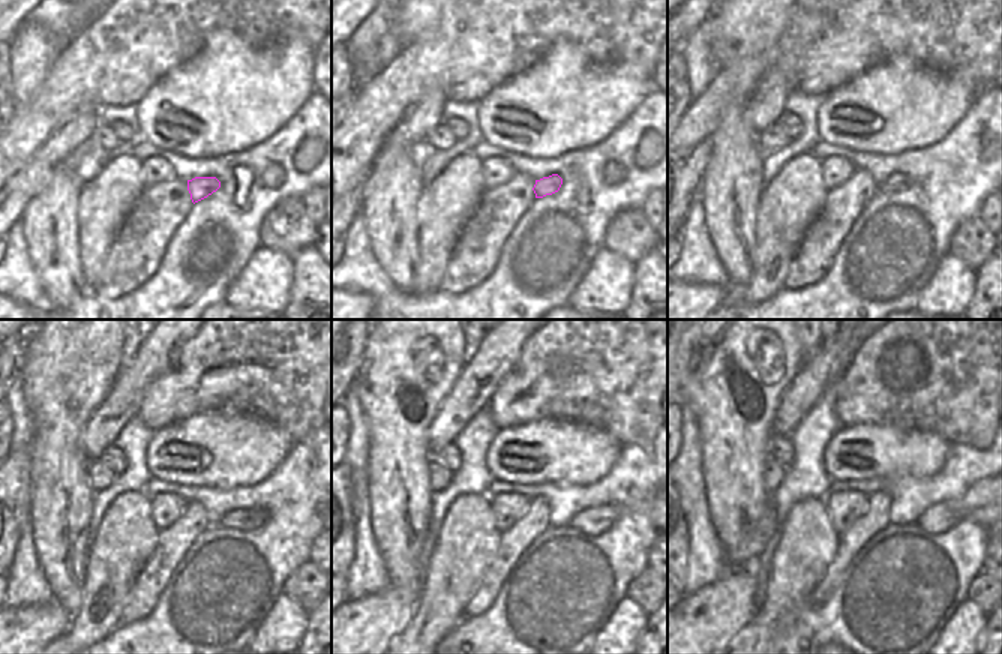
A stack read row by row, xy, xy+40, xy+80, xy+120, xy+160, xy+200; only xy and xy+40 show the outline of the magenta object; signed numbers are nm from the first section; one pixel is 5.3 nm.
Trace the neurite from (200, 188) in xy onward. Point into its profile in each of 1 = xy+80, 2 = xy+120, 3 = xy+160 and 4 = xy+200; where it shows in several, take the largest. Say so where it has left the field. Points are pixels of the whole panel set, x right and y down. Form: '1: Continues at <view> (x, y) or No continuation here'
1: Continues at xy+80 (896, 182)
2: Continues at xy+120 (239, 519)
3: Continues at xy+160 (594, 521)
4: Continues at xy+200 (972, 506)

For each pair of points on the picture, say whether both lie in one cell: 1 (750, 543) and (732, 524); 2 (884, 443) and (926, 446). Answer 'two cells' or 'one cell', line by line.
1: two cells
2: one cell

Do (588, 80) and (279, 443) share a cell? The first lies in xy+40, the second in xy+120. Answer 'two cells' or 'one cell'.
one cell

